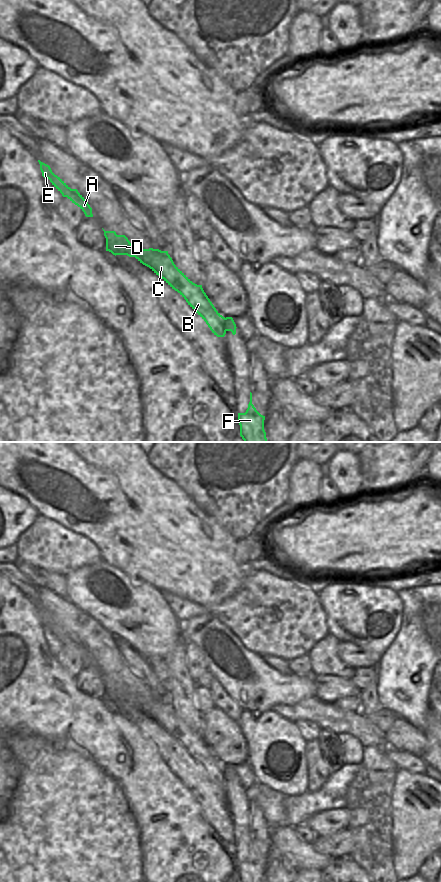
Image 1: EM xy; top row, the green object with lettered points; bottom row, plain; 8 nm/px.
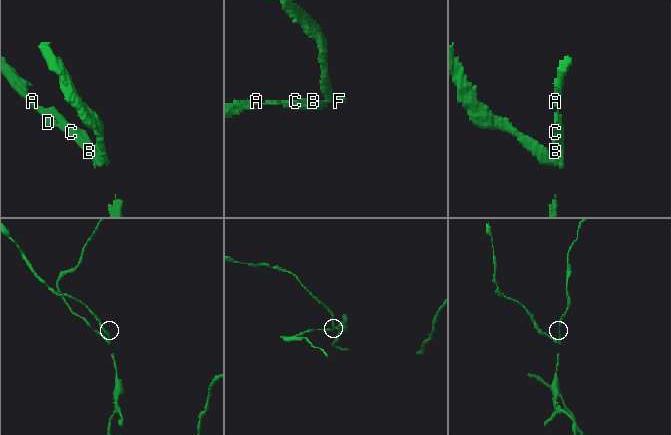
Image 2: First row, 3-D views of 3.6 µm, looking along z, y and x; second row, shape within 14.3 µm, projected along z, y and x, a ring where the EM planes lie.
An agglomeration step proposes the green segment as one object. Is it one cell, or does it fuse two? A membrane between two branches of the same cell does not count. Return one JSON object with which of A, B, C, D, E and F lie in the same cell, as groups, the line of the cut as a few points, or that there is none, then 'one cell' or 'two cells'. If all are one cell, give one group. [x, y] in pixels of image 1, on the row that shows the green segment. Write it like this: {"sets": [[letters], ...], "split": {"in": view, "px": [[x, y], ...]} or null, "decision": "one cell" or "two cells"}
{"sets": [["A", "B", "C", "D", "E"], ["F"]], "split": {"in": "xy", "px": [[224, 318], [224, 328], [226, 330]]}, "decision": "two cells"}

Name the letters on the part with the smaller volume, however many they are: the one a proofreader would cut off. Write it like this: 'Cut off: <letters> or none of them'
Cut off: A, B, C, D, E

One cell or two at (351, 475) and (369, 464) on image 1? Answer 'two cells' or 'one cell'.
two cells

